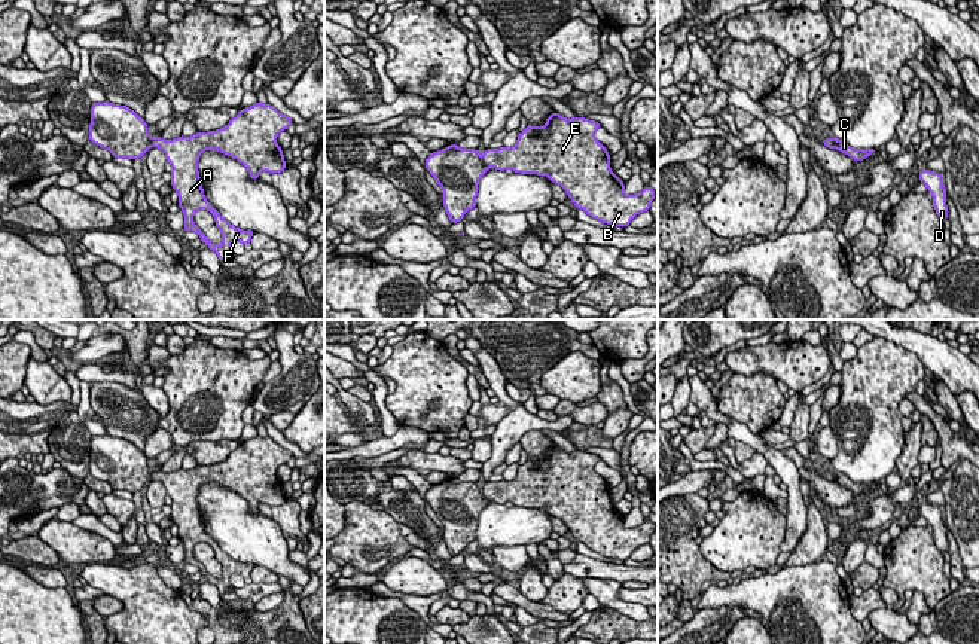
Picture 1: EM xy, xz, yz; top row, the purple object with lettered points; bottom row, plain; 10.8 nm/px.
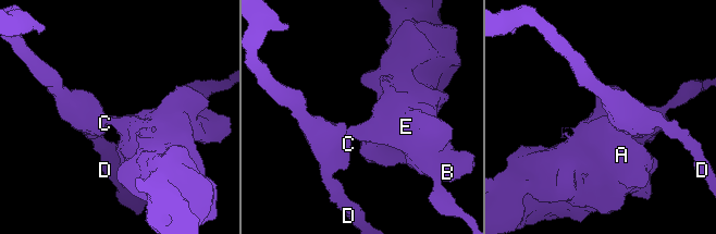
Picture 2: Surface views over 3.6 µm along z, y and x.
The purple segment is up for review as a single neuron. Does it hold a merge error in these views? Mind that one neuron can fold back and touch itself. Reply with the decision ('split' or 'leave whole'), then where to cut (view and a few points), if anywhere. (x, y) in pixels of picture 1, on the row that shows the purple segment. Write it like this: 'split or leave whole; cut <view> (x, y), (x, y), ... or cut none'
split; cut xz (481, 156), (488, 167)

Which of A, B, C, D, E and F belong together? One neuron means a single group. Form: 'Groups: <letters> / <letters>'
Groups: A B E F / C D

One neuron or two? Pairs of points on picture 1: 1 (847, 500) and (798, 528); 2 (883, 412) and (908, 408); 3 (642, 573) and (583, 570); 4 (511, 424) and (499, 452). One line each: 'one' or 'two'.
1: two
2: two
3: one
4: one

